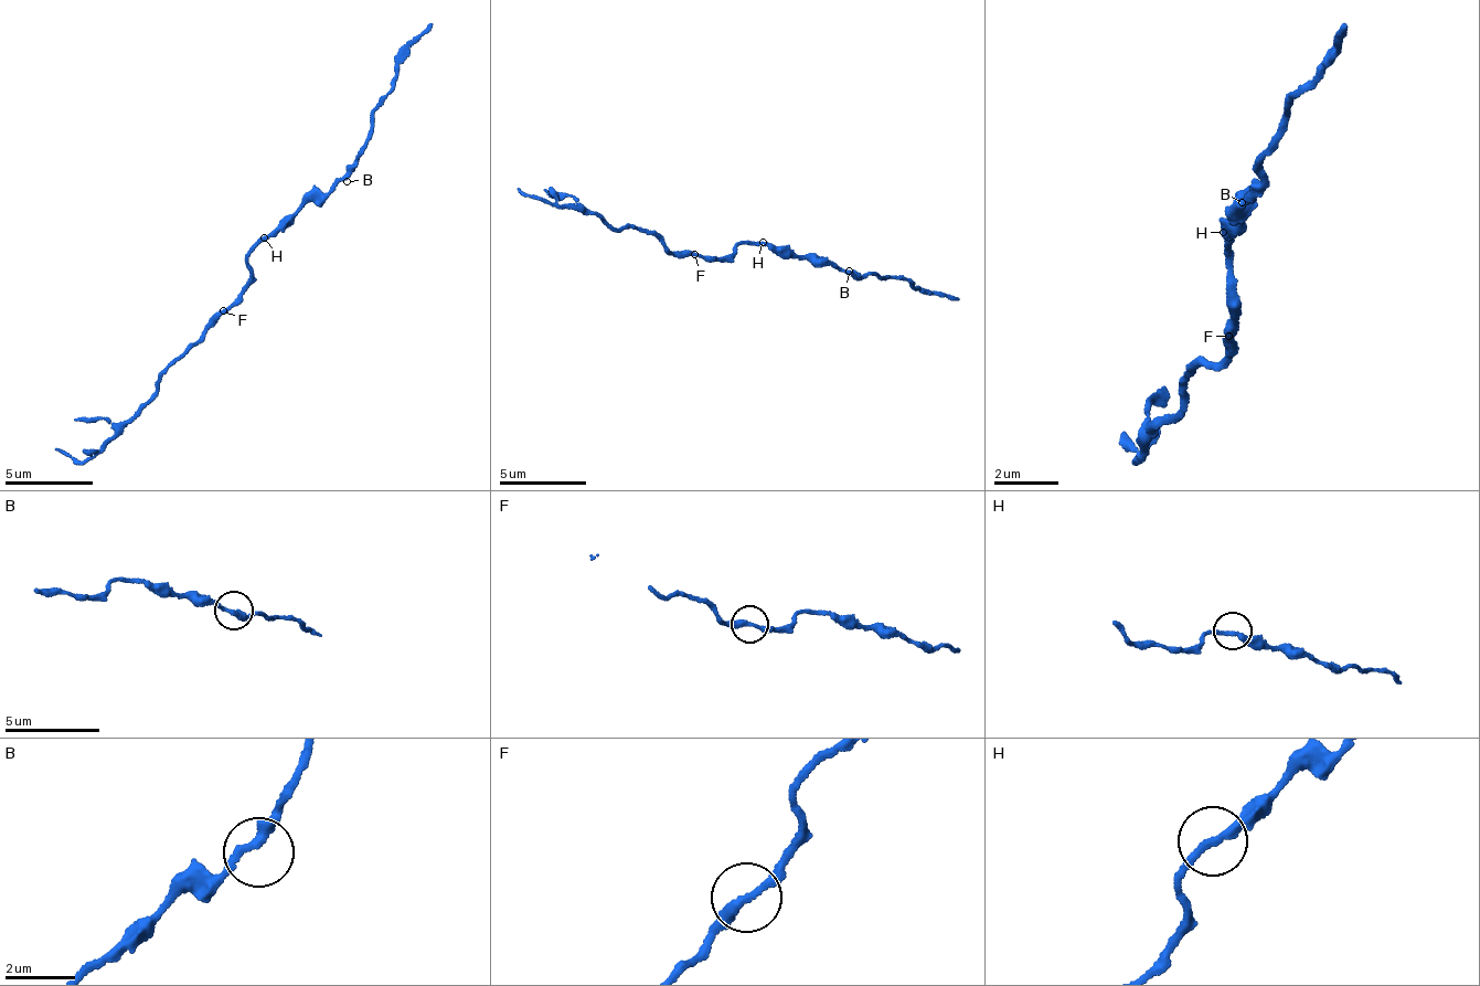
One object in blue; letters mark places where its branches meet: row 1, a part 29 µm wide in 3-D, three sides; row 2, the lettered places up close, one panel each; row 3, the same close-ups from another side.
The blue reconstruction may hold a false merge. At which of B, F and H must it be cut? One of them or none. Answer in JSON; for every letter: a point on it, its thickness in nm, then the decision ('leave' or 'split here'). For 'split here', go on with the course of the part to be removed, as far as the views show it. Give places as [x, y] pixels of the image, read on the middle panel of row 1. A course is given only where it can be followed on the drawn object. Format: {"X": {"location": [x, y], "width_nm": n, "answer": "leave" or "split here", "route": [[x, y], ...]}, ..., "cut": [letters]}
{"B": {"location": [849, 271], "width_nm": 240, "answer": "leave"}, "F": {"location": [694, 254], "width_nm": 260, "answer": "split here", "route": [[693, 255], [593, 212], [517, 189]]}, "H": {"location": [763, 242], "width_nm": 240, "answer": "leave"}, "cut": ["F"]}

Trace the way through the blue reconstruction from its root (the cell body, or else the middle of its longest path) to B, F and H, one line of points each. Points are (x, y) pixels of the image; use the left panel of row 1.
B: (246, 252), (307, 202), (316, 203), (342, 180), (347, 181)
F: (246, 252), (251, 285), (223, 311)
H: (246, 252), (264, 237)

